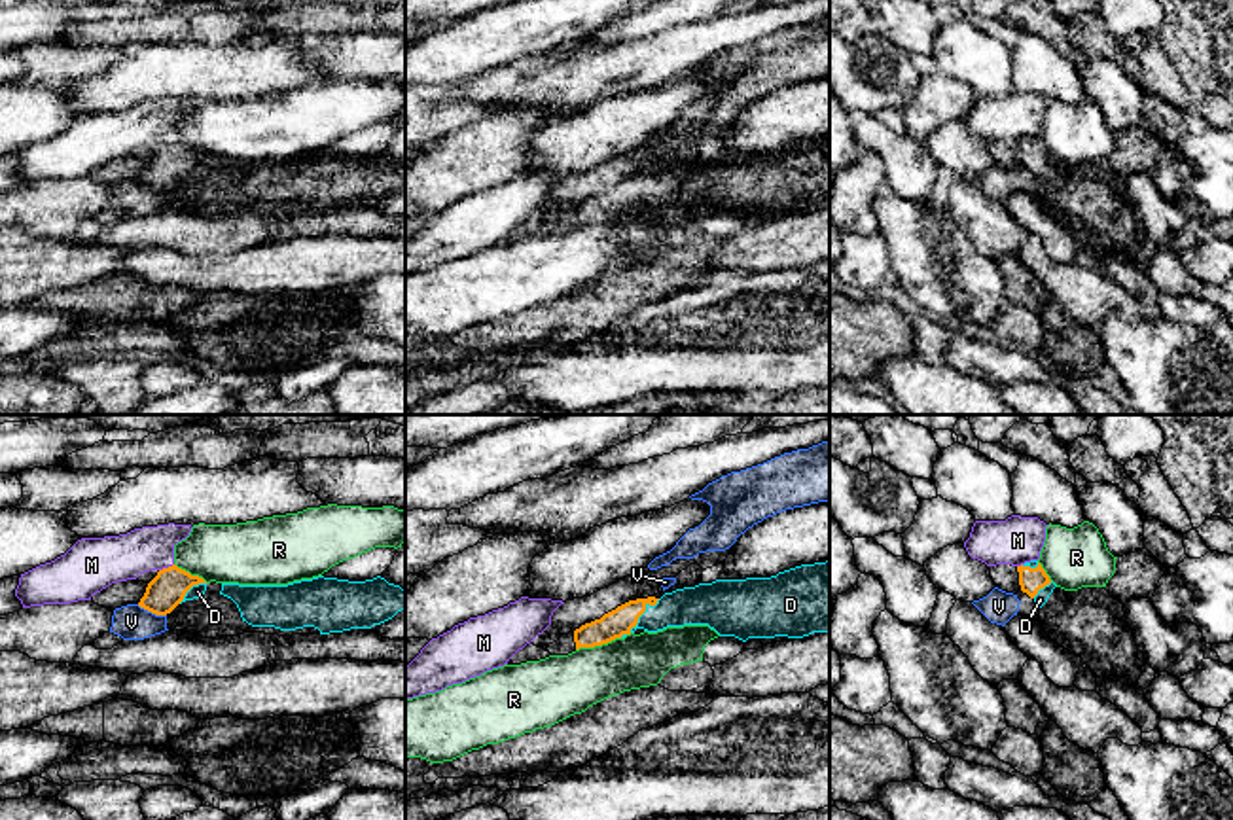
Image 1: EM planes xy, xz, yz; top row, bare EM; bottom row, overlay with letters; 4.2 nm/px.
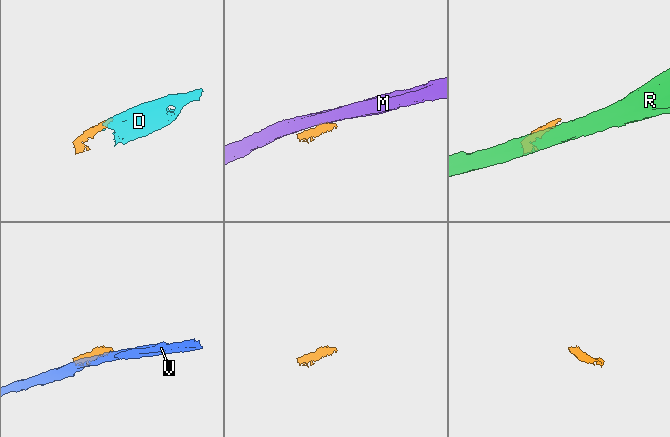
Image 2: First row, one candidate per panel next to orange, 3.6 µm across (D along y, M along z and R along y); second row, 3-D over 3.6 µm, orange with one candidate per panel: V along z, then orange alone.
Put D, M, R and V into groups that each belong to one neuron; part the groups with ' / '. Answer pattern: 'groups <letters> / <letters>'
groups D / M / R / V

